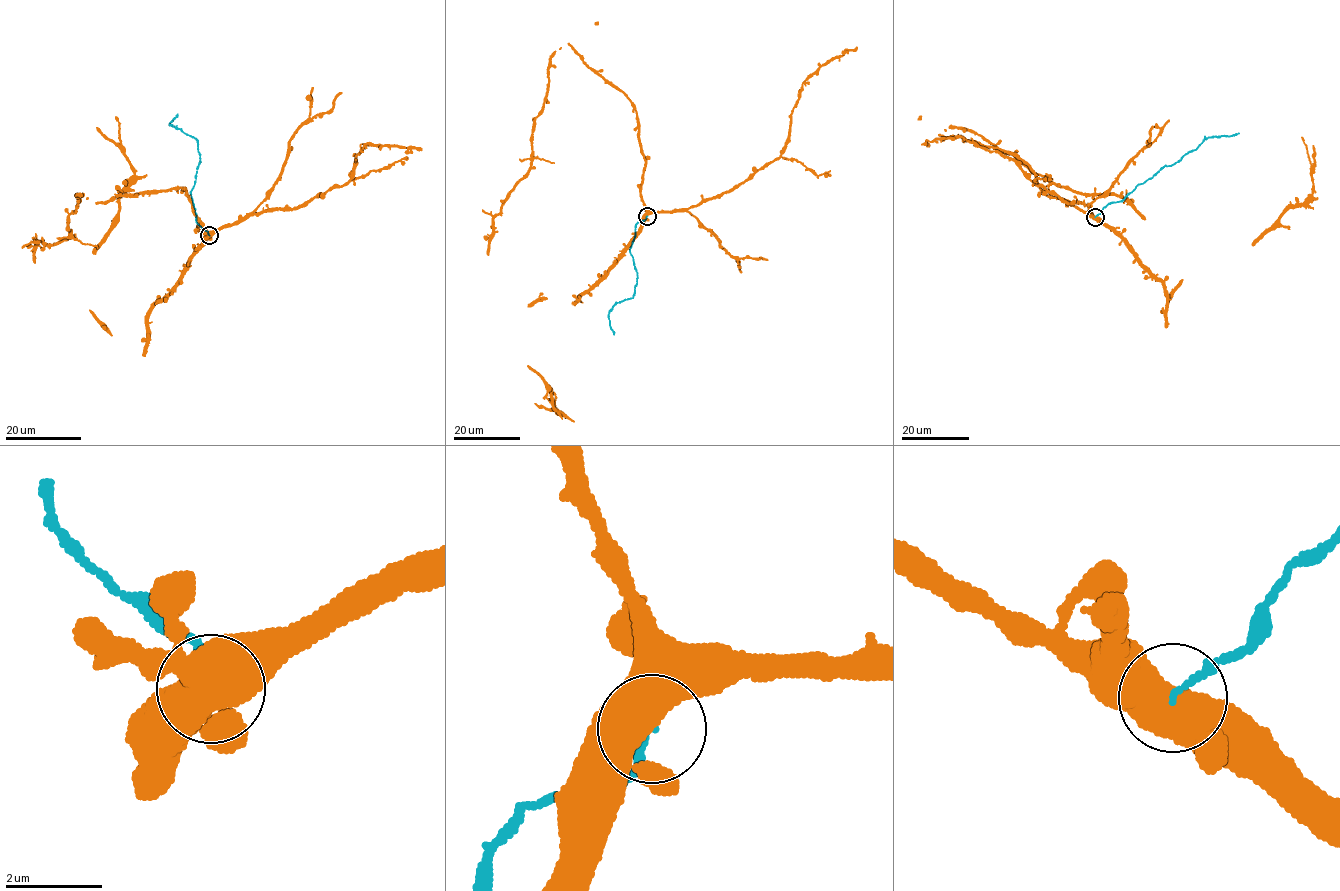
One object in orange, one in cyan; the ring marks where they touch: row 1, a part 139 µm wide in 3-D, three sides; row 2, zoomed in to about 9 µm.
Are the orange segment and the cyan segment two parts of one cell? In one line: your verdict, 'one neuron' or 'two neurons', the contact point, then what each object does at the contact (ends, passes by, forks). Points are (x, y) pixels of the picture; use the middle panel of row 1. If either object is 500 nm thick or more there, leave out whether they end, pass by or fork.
two neurons | (647, 216)

